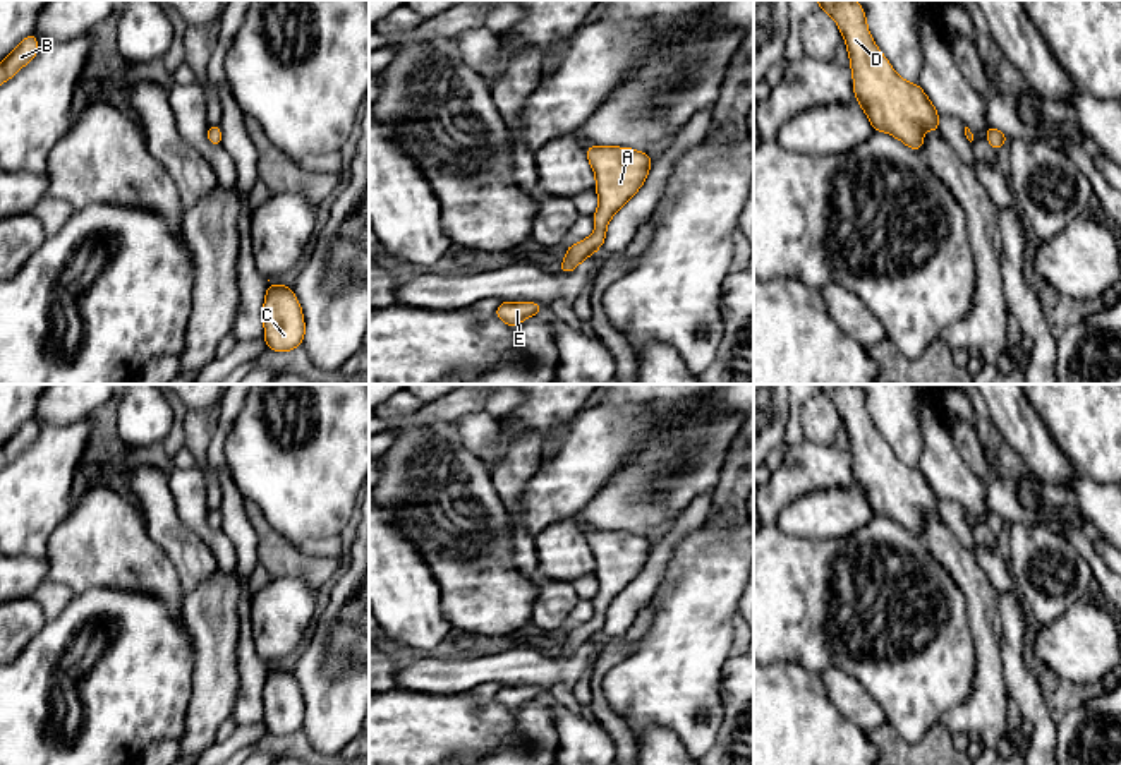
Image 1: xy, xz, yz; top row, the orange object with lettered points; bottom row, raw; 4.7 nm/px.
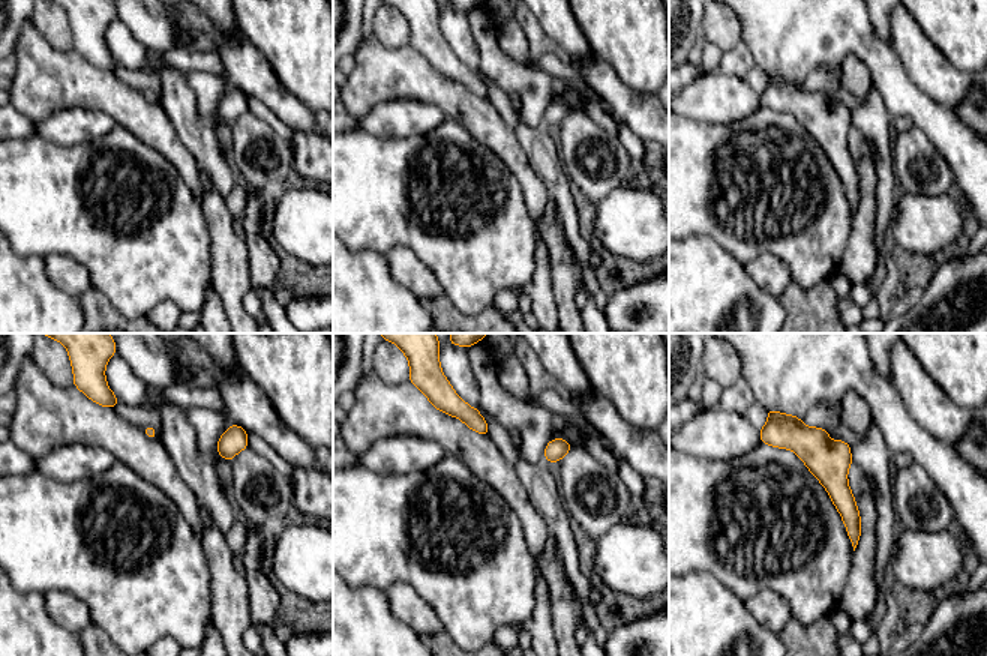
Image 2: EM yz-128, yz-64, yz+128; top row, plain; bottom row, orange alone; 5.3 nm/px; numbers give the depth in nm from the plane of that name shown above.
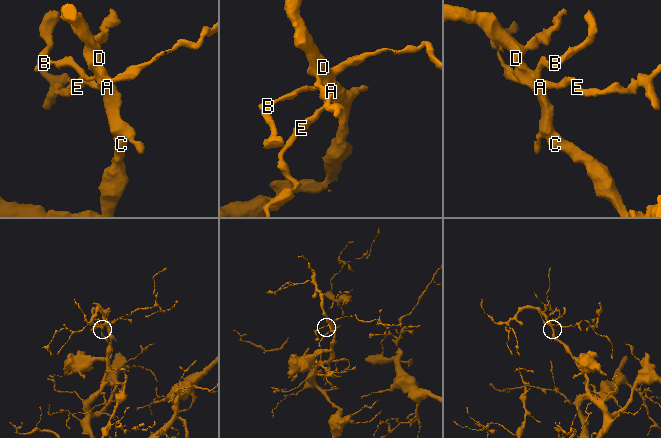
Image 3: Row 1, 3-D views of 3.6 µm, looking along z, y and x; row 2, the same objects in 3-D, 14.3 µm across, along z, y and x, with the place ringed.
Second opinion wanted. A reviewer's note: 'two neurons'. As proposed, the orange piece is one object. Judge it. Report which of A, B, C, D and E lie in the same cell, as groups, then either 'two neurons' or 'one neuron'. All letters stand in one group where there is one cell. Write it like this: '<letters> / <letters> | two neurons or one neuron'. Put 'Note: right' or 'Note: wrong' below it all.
A B C D E | one neuron
Note: wrong

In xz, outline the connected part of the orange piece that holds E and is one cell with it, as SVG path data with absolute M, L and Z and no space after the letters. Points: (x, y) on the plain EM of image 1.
M501 686L494 698L508 710L518 710L525 702L544 696L536 686Z

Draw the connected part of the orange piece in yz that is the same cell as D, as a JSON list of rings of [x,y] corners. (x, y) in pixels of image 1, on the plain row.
[[[817,384],[819,393],[826,395],[838,408],[853,458],[853,475],[862,494],[876,516],[888,516],[905,527],[913,535],[924,530],[924,515],[939,516],[939,497],[918,468],[901,463],[882,436],[876,431],[865,405],[865,395],[857,384]]]

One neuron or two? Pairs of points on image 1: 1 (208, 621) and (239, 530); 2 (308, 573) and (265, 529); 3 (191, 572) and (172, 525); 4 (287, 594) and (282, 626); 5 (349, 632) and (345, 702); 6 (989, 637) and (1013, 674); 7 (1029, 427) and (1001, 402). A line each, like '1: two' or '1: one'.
1: two
2: one
3: one
4: one
5: one
6: two
7: one

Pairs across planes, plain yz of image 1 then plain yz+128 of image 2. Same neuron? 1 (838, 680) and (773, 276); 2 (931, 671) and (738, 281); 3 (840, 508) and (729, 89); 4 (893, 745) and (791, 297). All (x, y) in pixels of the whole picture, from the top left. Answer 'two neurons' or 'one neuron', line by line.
1: one neuron
2: two neurons
3: one neuron
4: one neuron

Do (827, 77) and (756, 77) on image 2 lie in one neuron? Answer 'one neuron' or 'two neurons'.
one neuron

